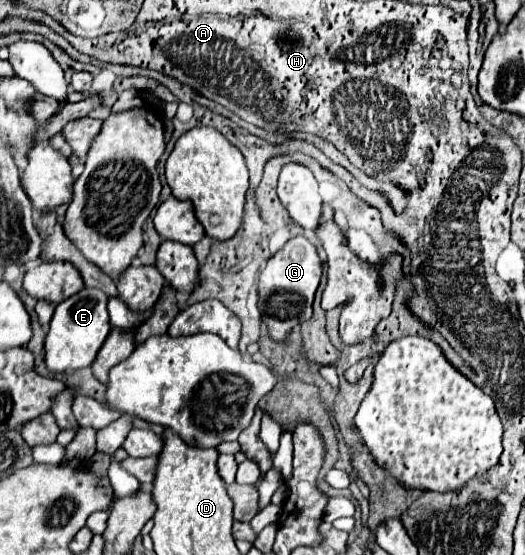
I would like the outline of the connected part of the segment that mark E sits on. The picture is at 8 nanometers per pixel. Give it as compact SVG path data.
M82 289L70 299L56 305L54 317L50 321L50 331L44 343L46 367L54 373L68 373L90 367L100 351L104 339L110 333L110 319L106 311L106 295L100 289Z

